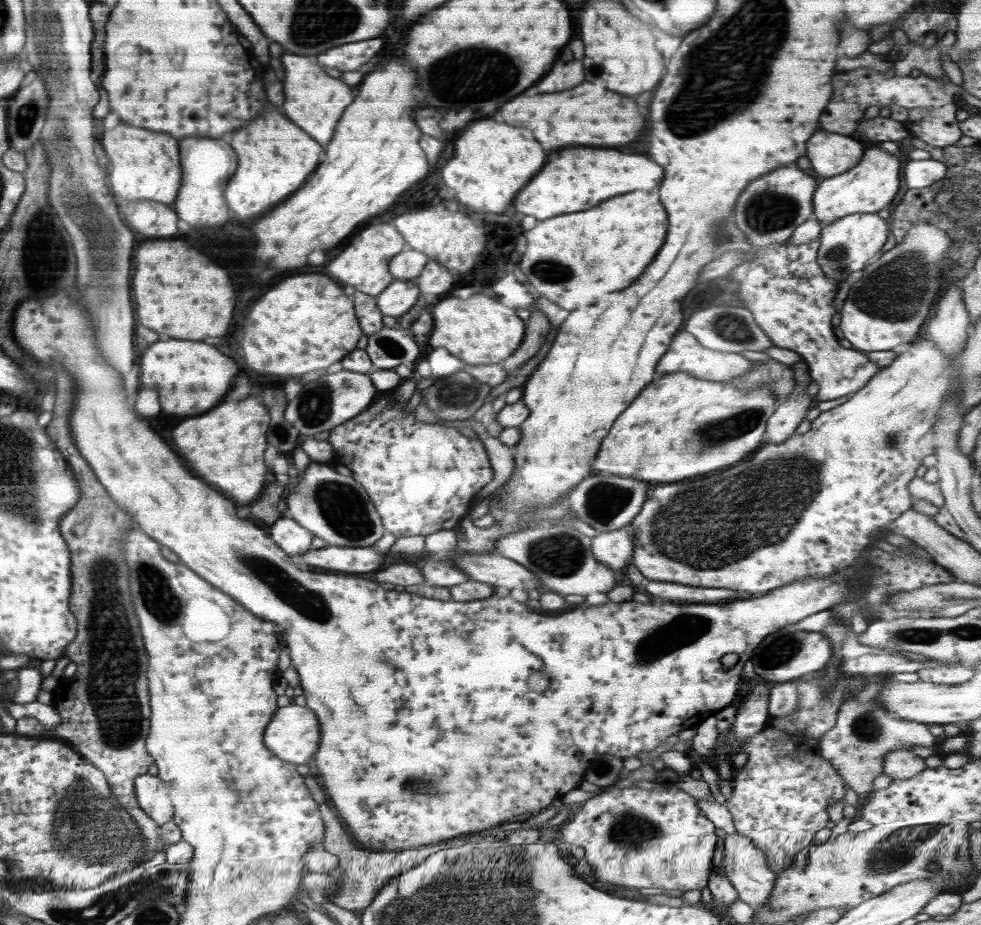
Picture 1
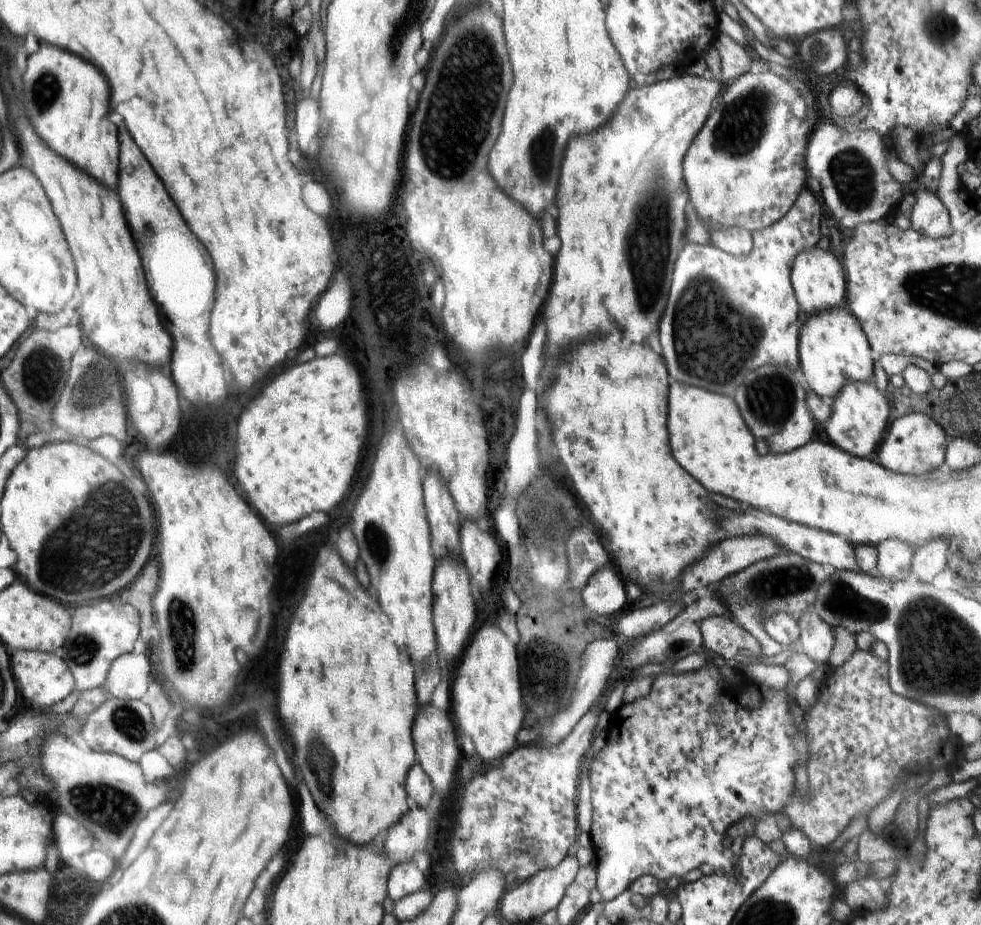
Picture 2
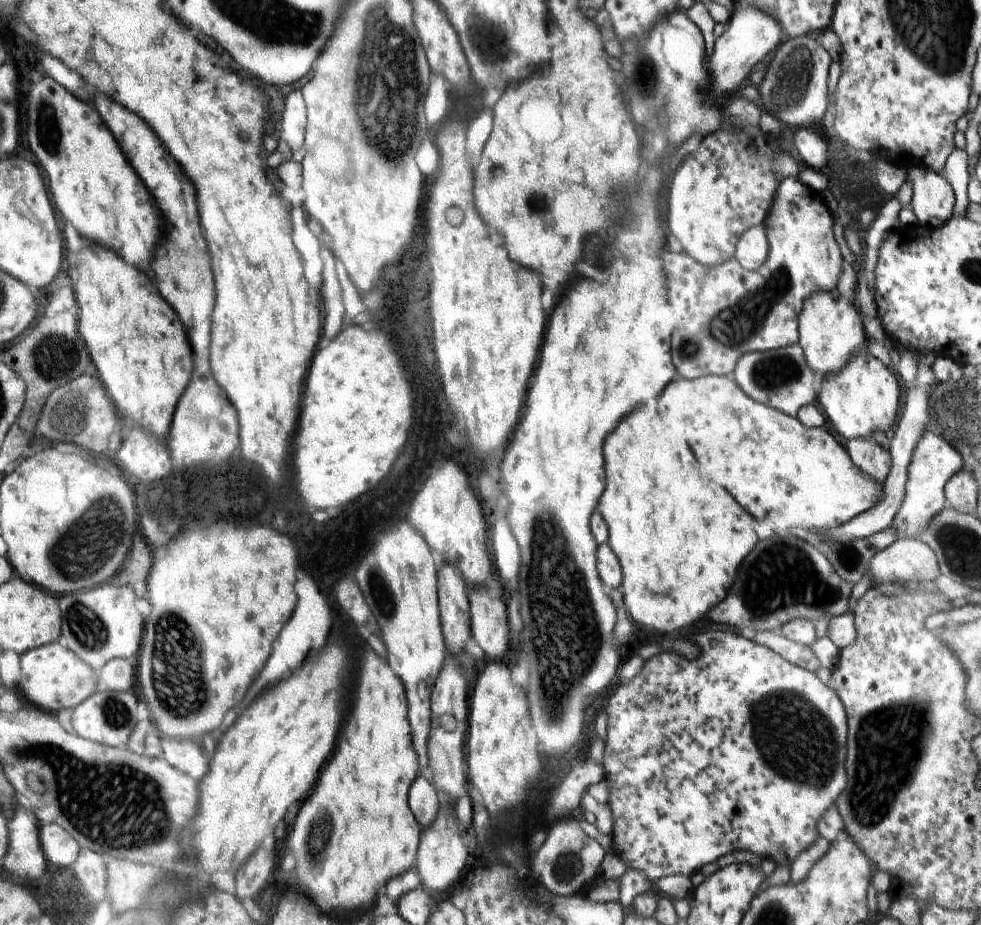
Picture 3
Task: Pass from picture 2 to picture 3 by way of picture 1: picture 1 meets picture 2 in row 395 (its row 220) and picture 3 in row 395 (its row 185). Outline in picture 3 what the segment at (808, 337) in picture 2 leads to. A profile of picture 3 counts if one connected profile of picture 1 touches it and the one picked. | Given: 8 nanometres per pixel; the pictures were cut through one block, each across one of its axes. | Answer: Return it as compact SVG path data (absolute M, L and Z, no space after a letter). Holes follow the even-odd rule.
M867 348L856 352L846 366L842 366L840 374L828 376L817 384L817 394L828 420L846 440L869 438L876 430L885 432L896 422L900 406L896 378Z

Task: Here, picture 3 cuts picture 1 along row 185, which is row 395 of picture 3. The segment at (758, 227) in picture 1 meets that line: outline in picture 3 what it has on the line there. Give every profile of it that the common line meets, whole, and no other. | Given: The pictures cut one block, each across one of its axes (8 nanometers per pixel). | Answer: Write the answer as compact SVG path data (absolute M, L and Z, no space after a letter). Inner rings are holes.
M798 343L762 352L749 352L740 356L734 363L735 369L731 379L738 388L756 400L758 404L770 406L796 418L798 410L803 406L813 405L817 397L817 383L814 370L806 364L803 350Z

